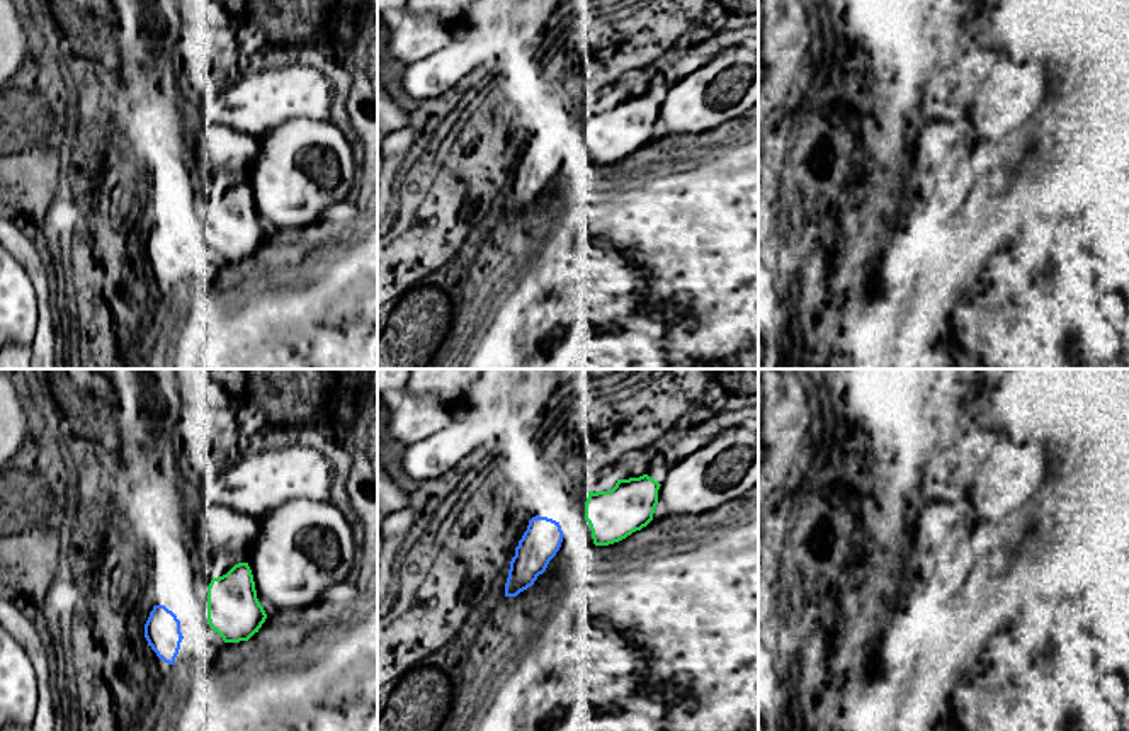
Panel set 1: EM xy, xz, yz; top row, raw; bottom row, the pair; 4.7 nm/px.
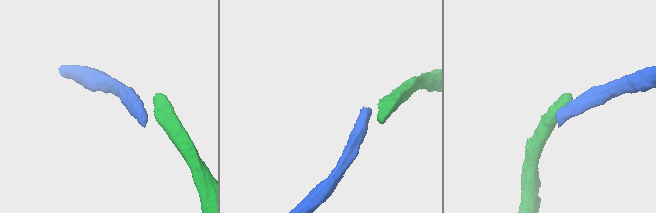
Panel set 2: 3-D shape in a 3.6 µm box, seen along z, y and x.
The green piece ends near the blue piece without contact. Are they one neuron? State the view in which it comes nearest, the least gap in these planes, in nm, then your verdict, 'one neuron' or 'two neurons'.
xz | 120 nm | two neurons

